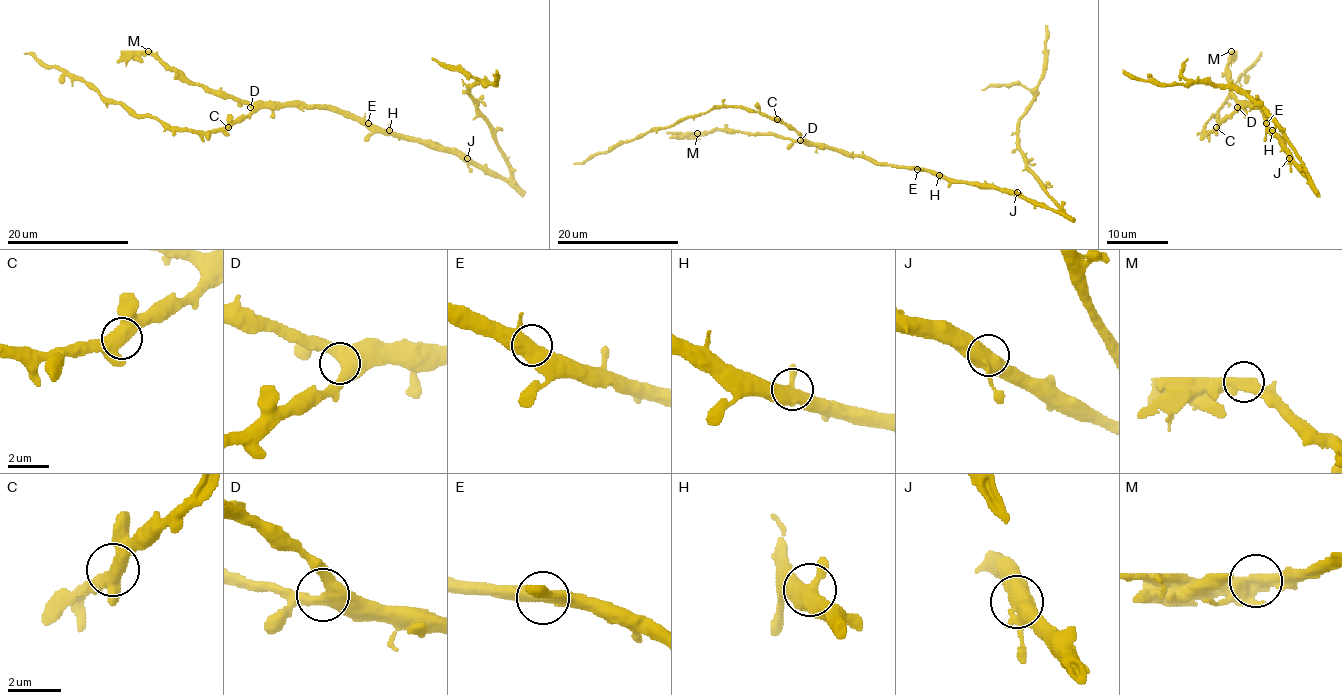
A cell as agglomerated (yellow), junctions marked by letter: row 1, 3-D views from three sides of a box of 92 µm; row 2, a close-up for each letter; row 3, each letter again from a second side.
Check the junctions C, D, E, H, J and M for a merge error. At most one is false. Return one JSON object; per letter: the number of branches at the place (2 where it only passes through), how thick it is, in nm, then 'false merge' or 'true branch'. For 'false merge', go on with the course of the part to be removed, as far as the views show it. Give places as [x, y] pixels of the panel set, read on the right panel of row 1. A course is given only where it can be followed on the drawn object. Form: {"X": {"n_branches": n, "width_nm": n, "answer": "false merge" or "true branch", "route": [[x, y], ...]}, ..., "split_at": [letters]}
{"C": {"n_branches": 3, "width_nm": 440, "answer": "true branch"}, "D": {"n_branches": 3, "width_nm": 440, "answer": "true branch"}, "E": {"n_branches": 3, "width_nm": 440, "answer": "true branch"}, "H": {"n_branches": 3, "width_nm": 480, "answer": "true branch"}, "J": {"n_branches": 3, "width_nm": 480, "answer": "true branch"}, "M": {"n_branches": 3, "width_nm": 460, "answer": "false merge"}, "split_at": ["M"]}

